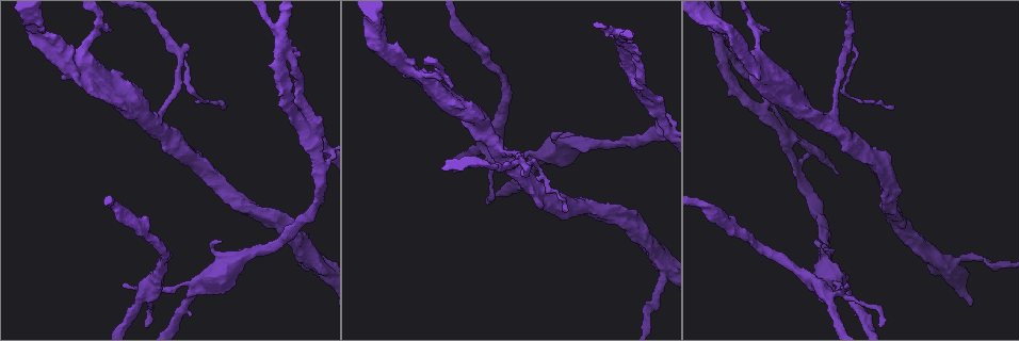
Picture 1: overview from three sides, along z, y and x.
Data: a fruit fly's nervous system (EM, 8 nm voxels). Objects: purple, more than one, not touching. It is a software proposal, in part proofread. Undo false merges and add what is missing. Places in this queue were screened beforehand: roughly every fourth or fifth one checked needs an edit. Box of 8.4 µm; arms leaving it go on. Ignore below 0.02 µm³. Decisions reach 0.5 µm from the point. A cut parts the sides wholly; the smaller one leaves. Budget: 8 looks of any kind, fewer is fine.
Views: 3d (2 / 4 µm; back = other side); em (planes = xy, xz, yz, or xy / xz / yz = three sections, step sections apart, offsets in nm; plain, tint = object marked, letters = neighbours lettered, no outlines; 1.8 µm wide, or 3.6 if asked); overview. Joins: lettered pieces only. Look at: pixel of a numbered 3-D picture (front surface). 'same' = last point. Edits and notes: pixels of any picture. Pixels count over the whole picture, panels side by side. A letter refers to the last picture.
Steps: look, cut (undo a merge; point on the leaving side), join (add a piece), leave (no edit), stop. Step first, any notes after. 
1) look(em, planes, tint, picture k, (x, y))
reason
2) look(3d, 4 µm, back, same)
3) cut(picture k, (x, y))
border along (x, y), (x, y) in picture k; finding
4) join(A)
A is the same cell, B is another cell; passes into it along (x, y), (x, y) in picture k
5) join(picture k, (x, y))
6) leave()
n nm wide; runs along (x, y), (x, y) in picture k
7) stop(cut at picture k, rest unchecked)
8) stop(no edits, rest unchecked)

look(3d, 4 µm, picture 1, (769, 32))
free end

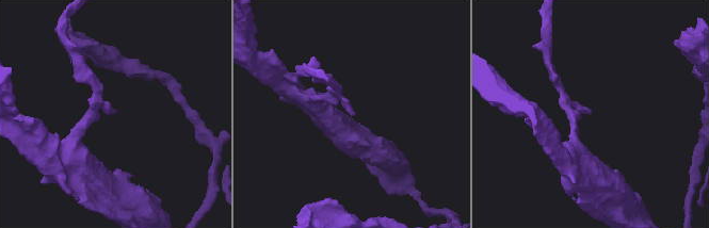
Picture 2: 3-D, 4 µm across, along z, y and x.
look(em, xy, step 4, letters, picture 2, (112, 114))

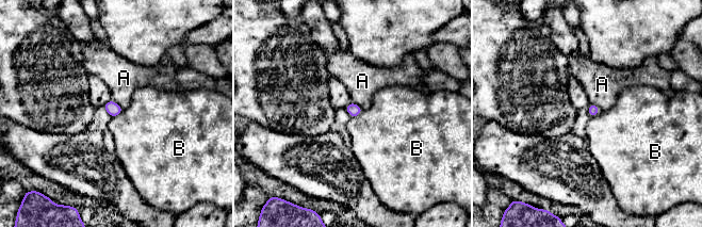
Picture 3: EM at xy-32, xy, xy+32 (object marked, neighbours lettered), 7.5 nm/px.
leave()
A and B are other cells; border along (124, 109), (112, 117) in picture 3; none of them fits

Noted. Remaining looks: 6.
look(em, planes, letters, picture 1, (616, 33))
three arms meet

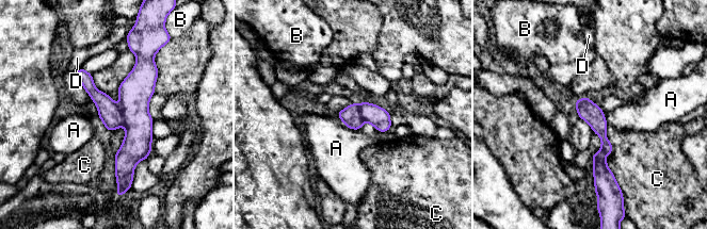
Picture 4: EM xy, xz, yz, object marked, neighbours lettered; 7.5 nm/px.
cut(picture 4, (109, 112))
A, B, C and D are other cells; two cells meet here

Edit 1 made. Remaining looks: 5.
look(em, planes, letters, picture 1, (831, 294))
a fork

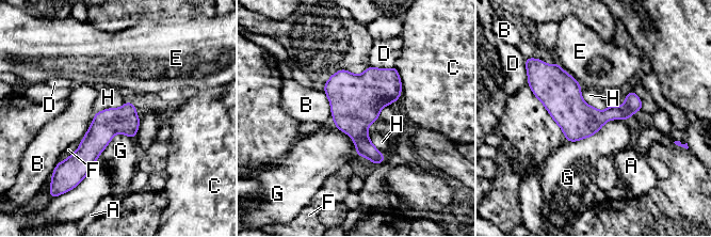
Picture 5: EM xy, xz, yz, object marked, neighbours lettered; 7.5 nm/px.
cut(picture 5, (595, 119))
A, B, C, D, E, F, G and H are other cells; the part that leaves runs along (129, 105), (91, 146), (84, 172) in picture 5; a second cell is stuck on

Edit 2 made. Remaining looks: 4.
stop(cut at picture 4, cut at picture 5, rest unchecked)

